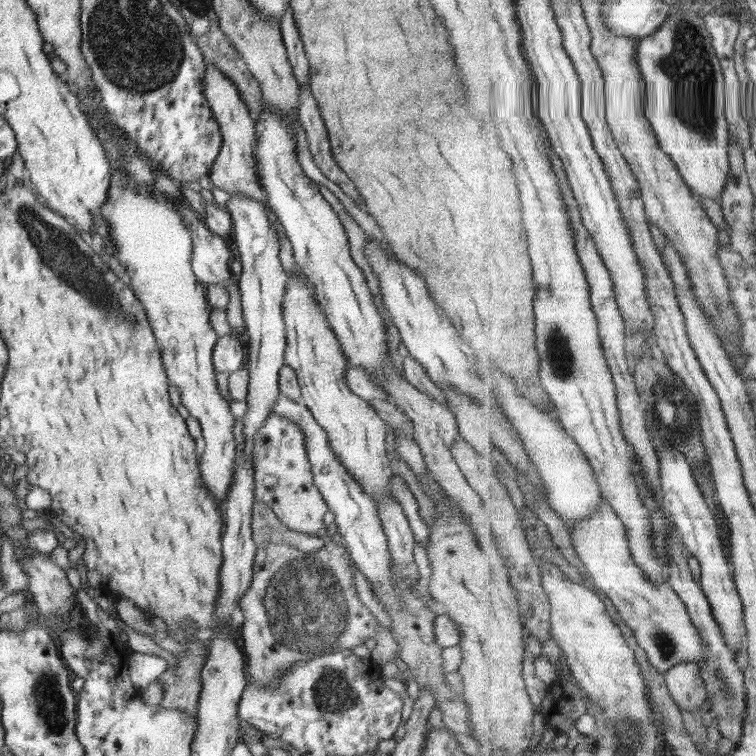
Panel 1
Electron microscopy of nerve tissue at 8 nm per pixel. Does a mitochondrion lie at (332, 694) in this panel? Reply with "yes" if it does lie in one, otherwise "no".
yes

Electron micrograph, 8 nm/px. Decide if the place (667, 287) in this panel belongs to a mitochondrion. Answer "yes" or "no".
no

